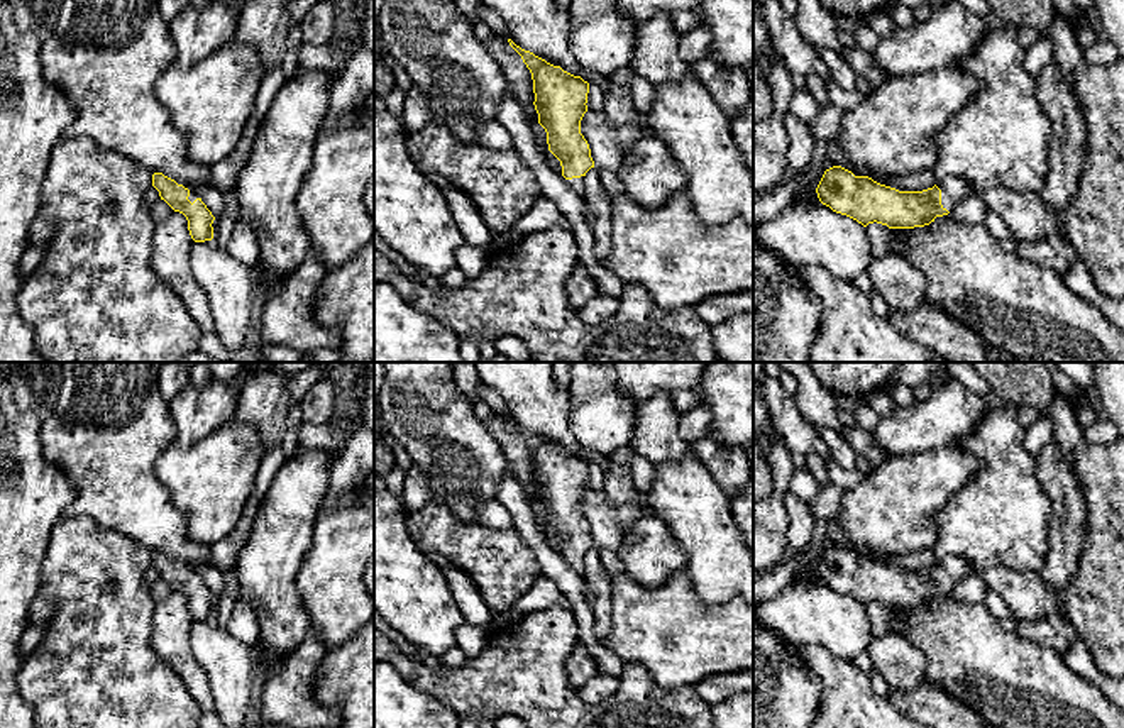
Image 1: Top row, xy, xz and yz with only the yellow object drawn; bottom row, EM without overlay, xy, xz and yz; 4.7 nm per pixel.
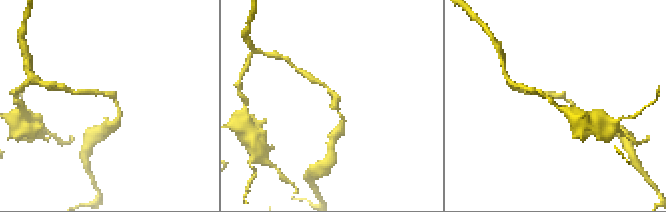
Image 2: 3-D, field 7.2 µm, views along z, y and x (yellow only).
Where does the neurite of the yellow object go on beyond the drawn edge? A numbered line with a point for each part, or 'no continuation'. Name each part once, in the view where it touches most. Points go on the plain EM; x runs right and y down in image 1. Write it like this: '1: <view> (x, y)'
1: yz (953, 569)

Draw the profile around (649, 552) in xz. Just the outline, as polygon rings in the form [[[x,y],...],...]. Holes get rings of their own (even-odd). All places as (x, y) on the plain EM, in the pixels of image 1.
[[[648,511],[631,525],[616,552],[625,576],[645,587],[662,586],[687,564],[669,527]]]

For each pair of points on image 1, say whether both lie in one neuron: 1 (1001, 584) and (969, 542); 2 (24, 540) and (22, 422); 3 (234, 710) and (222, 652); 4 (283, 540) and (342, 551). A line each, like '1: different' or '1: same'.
1: different
2: same
3: same
4: different

